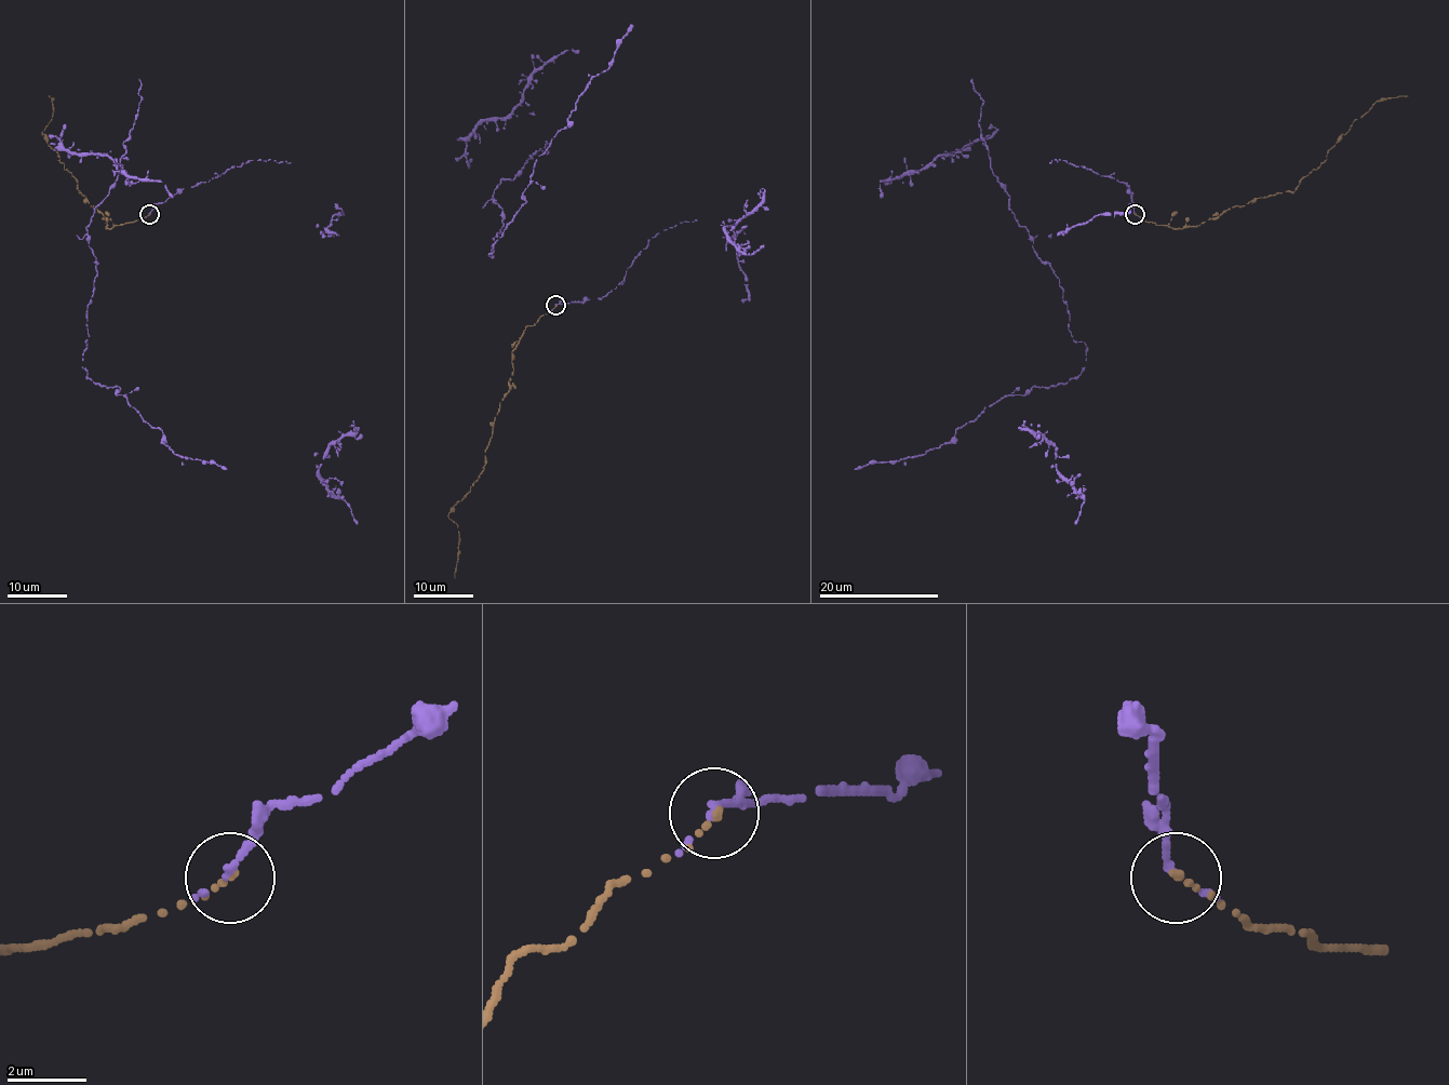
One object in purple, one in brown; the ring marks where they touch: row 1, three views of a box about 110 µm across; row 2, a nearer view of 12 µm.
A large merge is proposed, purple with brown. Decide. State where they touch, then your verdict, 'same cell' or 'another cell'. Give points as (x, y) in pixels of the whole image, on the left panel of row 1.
at (149, 214); same cell

